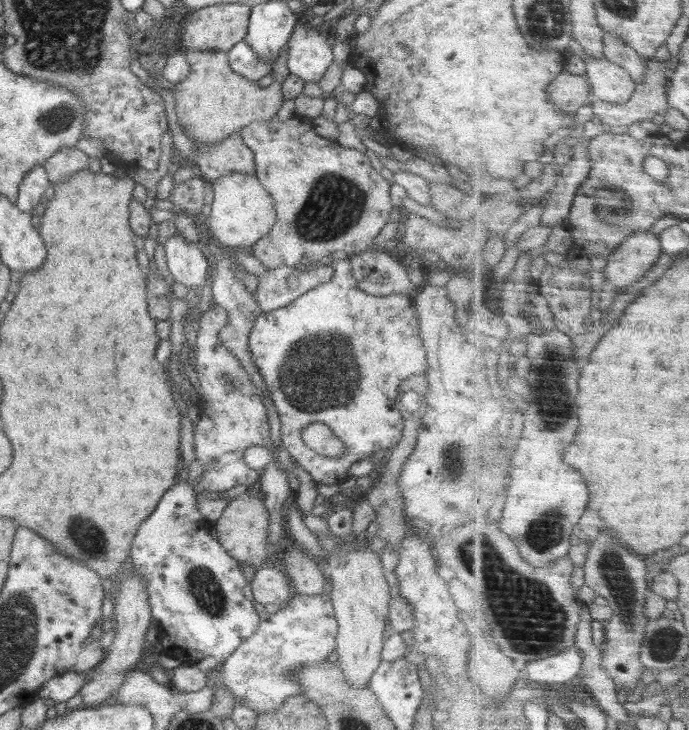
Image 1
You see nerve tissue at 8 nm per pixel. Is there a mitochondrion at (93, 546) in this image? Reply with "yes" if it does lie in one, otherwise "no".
yes

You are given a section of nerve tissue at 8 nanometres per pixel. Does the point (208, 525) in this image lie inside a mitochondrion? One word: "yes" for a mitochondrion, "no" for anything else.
no

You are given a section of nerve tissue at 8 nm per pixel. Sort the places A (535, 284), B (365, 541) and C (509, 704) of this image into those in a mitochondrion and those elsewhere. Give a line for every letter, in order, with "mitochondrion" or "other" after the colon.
A: other
B: other
C: other

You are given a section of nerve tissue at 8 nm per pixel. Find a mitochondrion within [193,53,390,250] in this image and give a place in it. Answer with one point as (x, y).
(335, 205)

